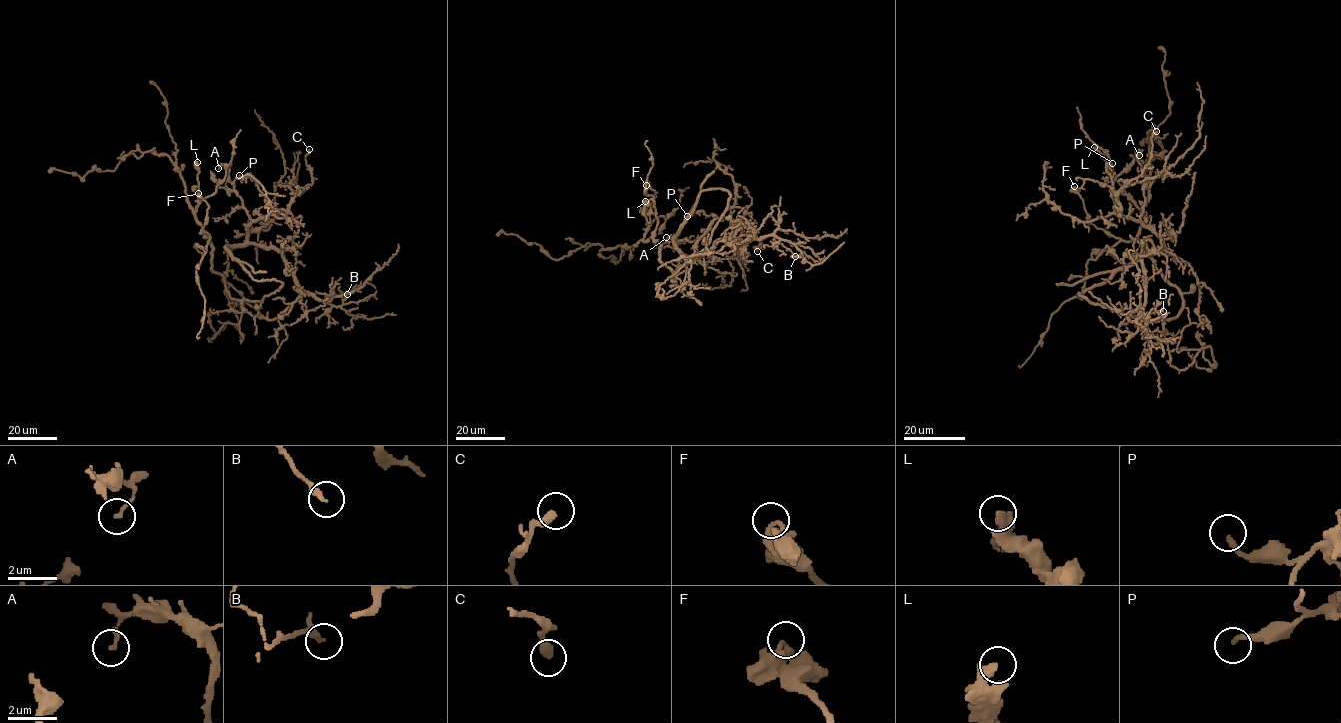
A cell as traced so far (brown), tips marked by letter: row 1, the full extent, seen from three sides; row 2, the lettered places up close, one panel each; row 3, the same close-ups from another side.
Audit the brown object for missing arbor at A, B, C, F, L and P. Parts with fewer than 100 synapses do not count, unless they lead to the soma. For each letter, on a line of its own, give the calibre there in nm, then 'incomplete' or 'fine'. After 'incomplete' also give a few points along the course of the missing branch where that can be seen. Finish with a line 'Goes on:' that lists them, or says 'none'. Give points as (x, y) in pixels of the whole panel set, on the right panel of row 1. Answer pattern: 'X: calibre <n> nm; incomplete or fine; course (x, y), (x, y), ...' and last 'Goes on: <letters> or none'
A: calibre 140 nm; fine
B: calibre 280 nm; fine
C: calibre 360 nm; fine
F: calibre 400 nm; fine
L: calibre 340 nm; fine
P: calibre 170 nm; fine
Goes on: none

